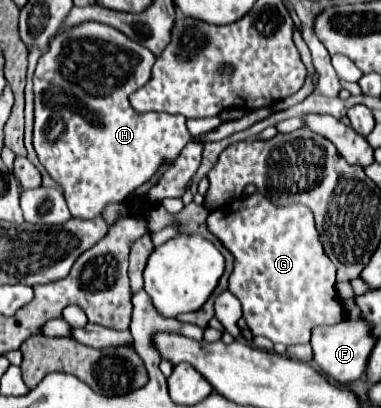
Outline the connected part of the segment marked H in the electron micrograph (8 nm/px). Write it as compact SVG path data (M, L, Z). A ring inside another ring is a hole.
M98 22L78 24L72 30L56 34L50 40L48 50L42 54L42 58L36 66L36 72L34 72L34 138L32 138L32 146L36 150L36 156L38 156L40 164L46 168L46 172L52 176L52 180L56 180L62 186L62 192L66 196L66 202L68 202L68 208L70 208L72 216L76 216L76 218L96 218L96 216L102 214L102 208L106 204L126 200L138 186L146 184L164 164L174 164L174 160L178 158L182 148L192 140L192 136L186 128L186 118L184 116L166 116L166 114L156 114L156 112L138 114L138 112L134 112L134 108L130 108L128 96L132 92L136 92L138 88L142 88L150 80L154 60L156 60L156 56L146 46L130 40L128 36L118 32L116 28L110 28L110 26L104 26L104 24L98 24Z

